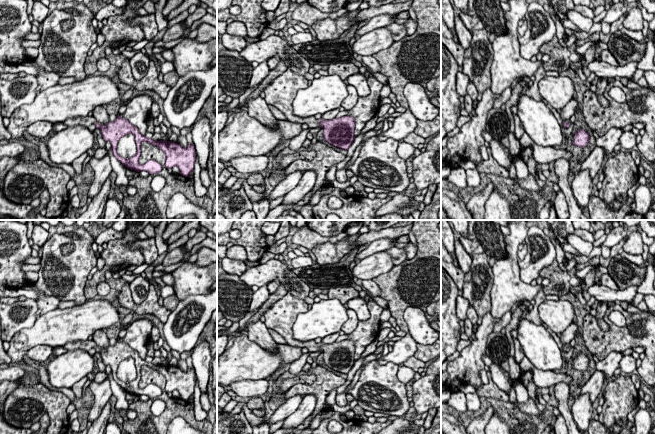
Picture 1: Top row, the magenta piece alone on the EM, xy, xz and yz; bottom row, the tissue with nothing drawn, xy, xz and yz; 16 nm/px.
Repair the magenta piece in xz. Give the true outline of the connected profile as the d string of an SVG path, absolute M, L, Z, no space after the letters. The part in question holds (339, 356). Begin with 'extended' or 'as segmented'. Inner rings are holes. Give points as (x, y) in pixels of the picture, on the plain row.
extended; M287 292L264 313L264 323L268 329L279 333L288 345L307 348L309 352L322 350L325 365L340 373L348 374L355 362L355 343L352 340L323 344L314 340L298 341L293 338L292 327L297 315L307 311L308 304L304 300L295 298Z

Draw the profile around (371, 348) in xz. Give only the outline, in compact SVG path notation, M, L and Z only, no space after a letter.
M376 338L371 344L369 344L364 352L361 354L360 358L364 358L372 353L374 353L377 349L378 339Z

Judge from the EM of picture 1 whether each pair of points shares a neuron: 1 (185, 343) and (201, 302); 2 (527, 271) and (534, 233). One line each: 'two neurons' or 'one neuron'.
1: one neuron
2: one neuron

